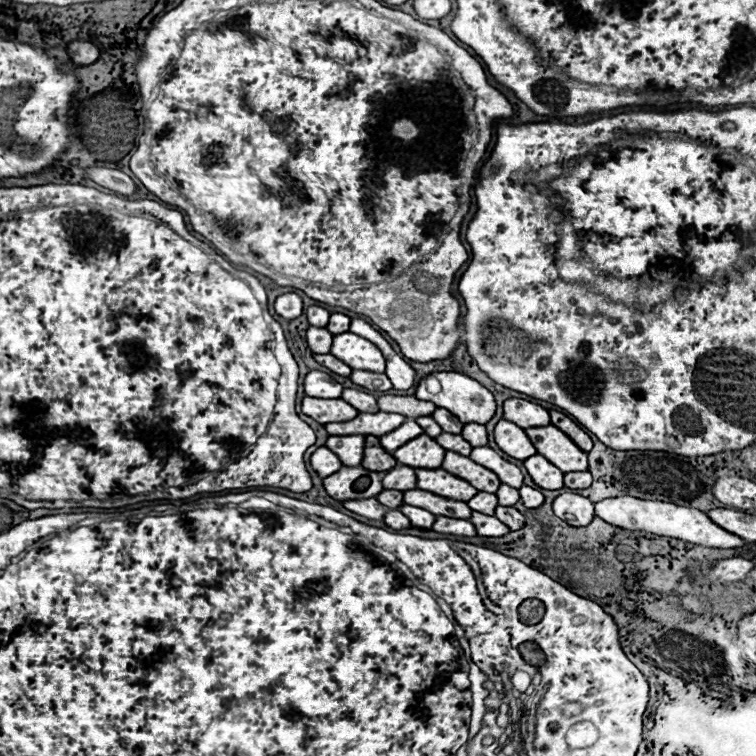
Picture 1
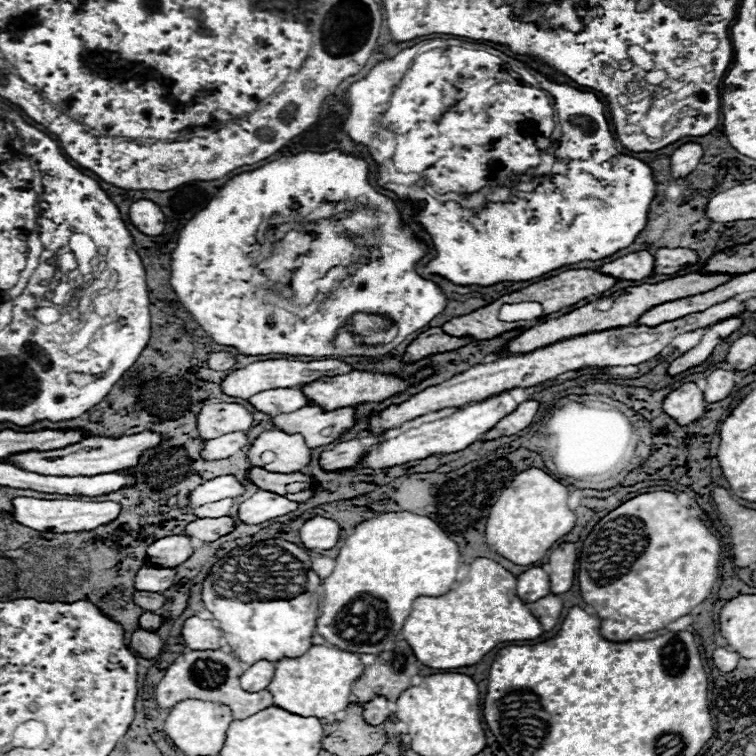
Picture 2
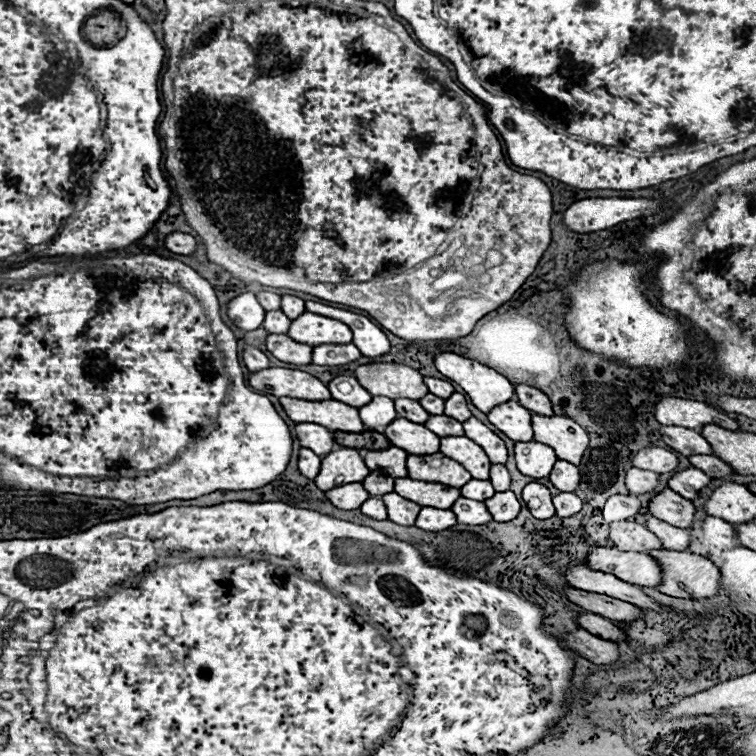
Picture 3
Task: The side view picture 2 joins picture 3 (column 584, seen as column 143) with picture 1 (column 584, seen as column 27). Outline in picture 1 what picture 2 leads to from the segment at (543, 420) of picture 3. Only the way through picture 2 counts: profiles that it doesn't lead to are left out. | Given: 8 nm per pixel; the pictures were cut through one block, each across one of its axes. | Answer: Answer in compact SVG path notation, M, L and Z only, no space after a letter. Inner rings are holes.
M534 426L526 428L526 434L538 454L546 456L562 472L588 470L586 452L582 452L562 430L554 426Z

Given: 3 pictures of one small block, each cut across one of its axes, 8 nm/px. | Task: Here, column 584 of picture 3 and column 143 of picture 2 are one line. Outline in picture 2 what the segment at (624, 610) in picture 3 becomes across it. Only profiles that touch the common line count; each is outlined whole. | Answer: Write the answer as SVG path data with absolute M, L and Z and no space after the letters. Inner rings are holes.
M134 592L132 598L134 598L136 606L140 606L142 610L150 610L150 612L156 612L158 608L162 608L166 604L166 598L156 592Z

